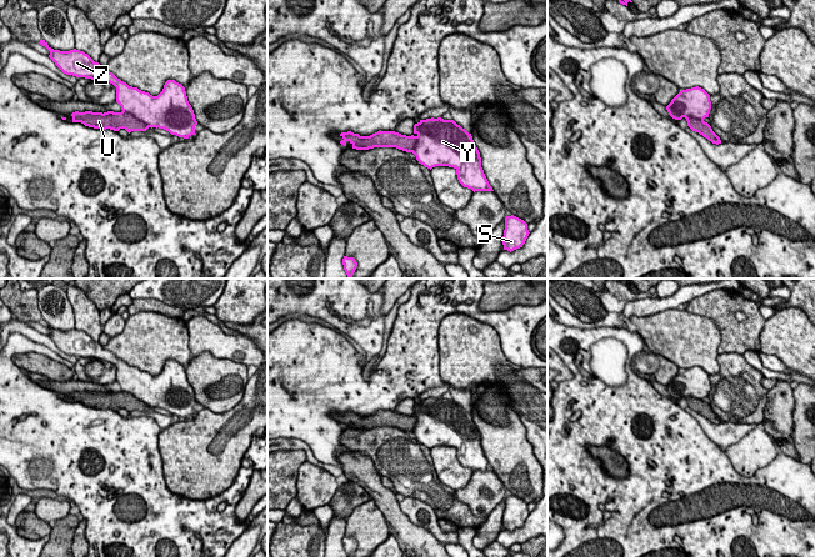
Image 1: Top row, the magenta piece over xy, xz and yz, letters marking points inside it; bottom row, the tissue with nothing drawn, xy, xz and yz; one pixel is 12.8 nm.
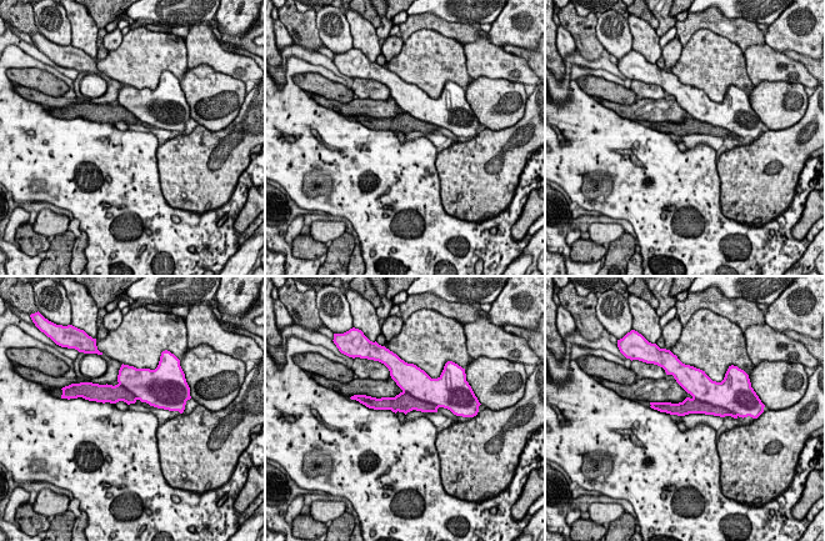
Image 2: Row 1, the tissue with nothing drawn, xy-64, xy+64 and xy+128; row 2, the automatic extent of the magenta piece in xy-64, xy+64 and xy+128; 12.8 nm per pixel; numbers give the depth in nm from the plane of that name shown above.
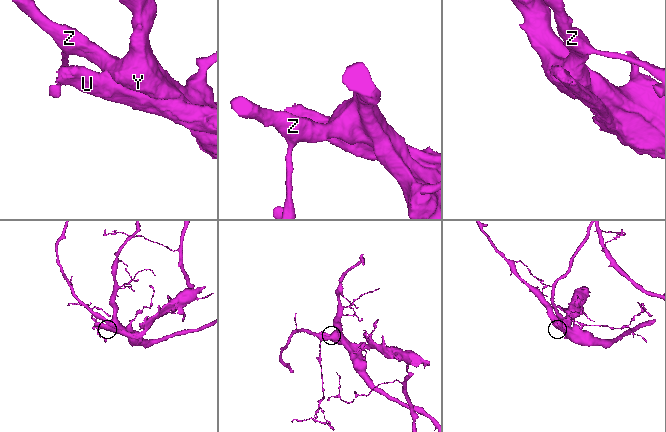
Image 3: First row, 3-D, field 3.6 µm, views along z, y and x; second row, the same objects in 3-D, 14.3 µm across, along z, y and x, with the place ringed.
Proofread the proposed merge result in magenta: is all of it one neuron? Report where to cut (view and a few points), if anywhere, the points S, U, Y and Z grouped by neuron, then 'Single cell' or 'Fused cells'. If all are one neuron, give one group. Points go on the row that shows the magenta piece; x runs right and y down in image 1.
Split along xy (123, 110), (133, 114), (149, 126). Groups: S Y Z / U. Fused cells

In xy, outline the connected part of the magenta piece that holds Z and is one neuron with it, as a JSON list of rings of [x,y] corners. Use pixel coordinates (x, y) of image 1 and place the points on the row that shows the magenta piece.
[[[42,39],[39,44],[50,51],[49,57],[64,74],[112,84],[116,87],[116,102],[121,110],[134,115],[149,127],[164,129],[184,139],[196,135],[198,121],[194,110],[188,101],[185,87],[175,80],[168,80],[162,91],[152,96],[129,86],[112,72],[104,70],[84,51],[54,50]]]

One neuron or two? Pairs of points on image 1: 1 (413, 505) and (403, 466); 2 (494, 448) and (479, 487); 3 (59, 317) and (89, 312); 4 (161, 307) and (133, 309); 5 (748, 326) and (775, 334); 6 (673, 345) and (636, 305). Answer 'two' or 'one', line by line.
1: two
2: two
3: two
4: one
5: two
6: two

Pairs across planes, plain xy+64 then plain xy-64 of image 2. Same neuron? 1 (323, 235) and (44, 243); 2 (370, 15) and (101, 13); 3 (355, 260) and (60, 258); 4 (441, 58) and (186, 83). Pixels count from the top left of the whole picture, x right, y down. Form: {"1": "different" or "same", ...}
{"1": "different", "2": "same", "3": "different", "4": "different"}

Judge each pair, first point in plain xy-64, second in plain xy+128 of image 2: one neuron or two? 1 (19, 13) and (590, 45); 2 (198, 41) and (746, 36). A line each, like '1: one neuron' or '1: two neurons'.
1: one neuron
2: two neurons

